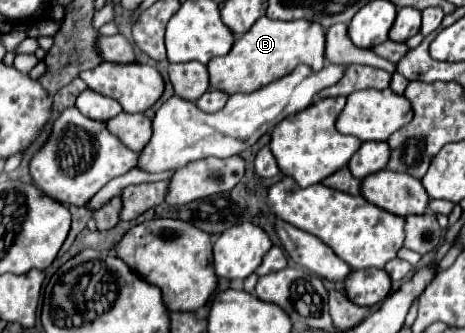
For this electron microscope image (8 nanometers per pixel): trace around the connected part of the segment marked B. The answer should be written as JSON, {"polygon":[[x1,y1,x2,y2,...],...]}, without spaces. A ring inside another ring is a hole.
{"polygon":[[261,17,241,39,235,41,233,49,223,55,211,59,207,63,209,83,213,89,225,91,227,95,257,91,283,75,289,75,297,65,307,63,313,71,323,67,323,51,325,51,325,29,311,21,273,21,269,17]]}

